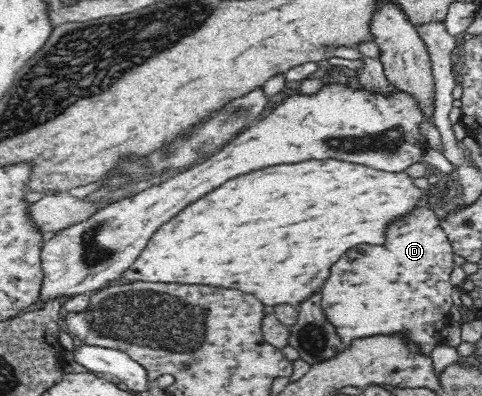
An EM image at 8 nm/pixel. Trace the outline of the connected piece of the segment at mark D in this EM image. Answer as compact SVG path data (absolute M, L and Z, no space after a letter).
M416 207L414 212L408 214L406 220L390 224L390 228L386 230L386 244L382 246L362 244L346 252L346 256L334 264L330 278L320 290L321 309L347 347L352 344L352 340L358 338L400 333L420 345L419 354L431 356L432 350L443 343L441 330L450 320L449 310L453 305L450 297L452 268L454 268L453 248L447 234L442 230L438 217L427 207Z

